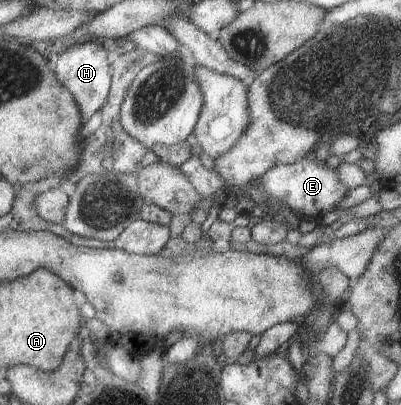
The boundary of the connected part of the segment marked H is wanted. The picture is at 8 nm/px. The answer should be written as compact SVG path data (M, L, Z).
M81 38L77 39L72 47L60 54L57 60L57 69L54 72L61 84L65 85L76 98L83 115L82 125L86 124L98 112L98 108L107 102L108 86L111 86L110 66L106 62L107 51L95 40Z

